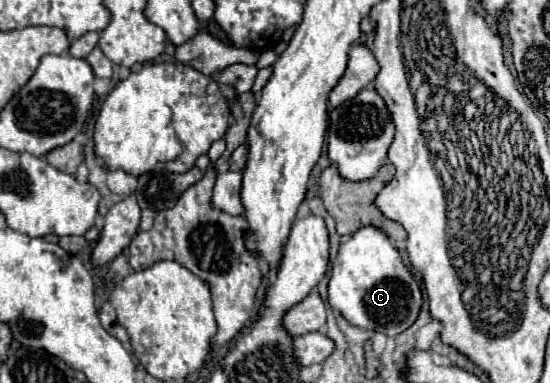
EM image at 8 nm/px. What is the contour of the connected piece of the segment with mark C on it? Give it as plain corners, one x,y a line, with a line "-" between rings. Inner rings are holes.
364,226
340,244
332,264
328,302
352,326
398,336
416,322
422,308
422,290
390,238
376,226

